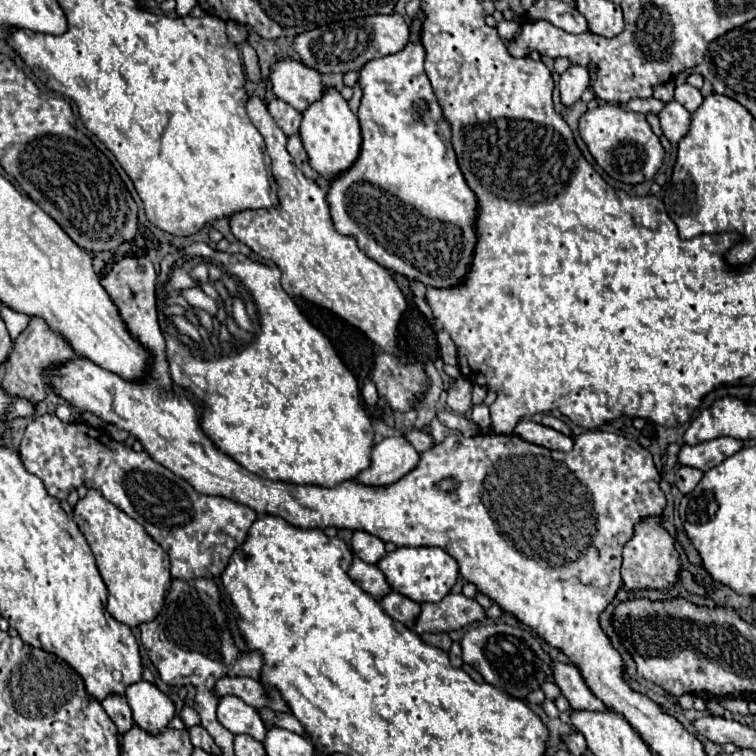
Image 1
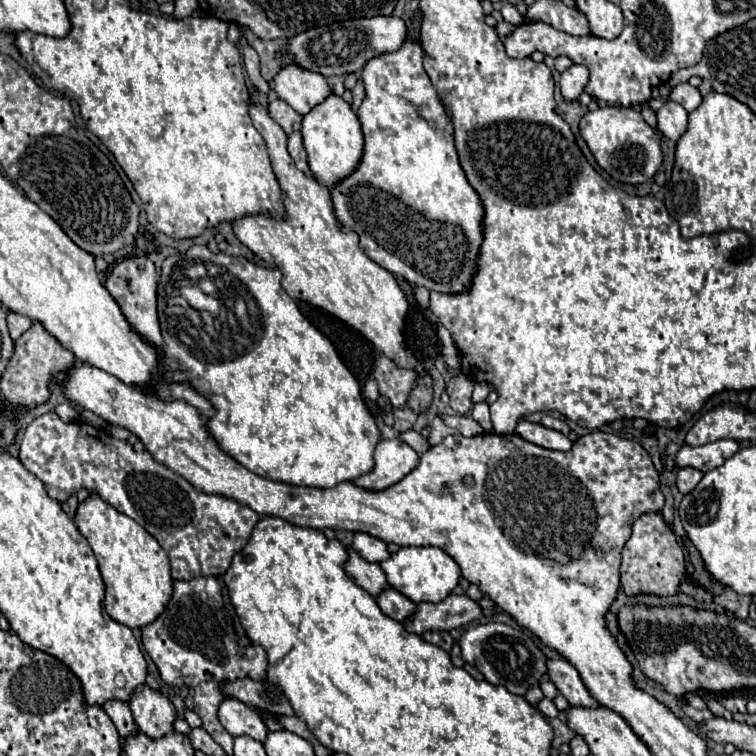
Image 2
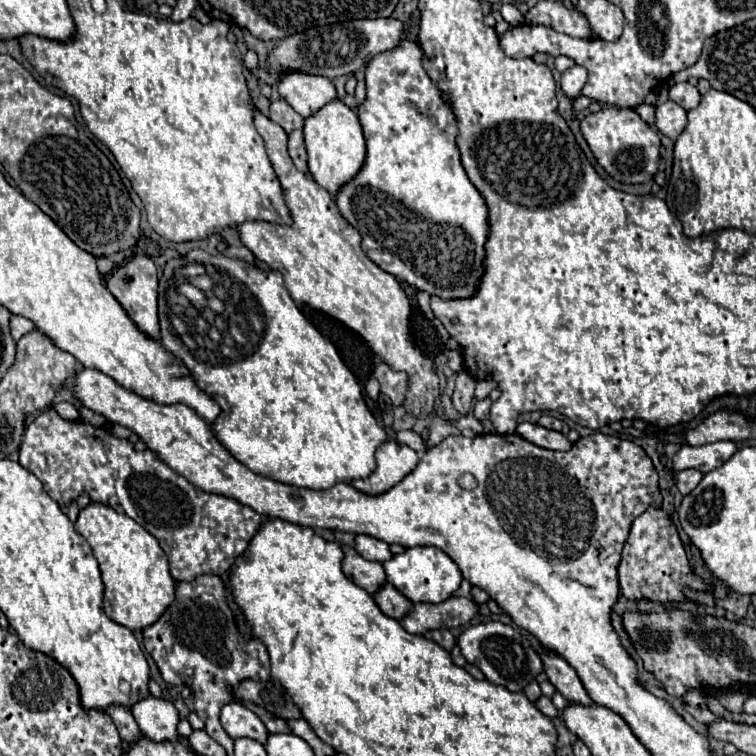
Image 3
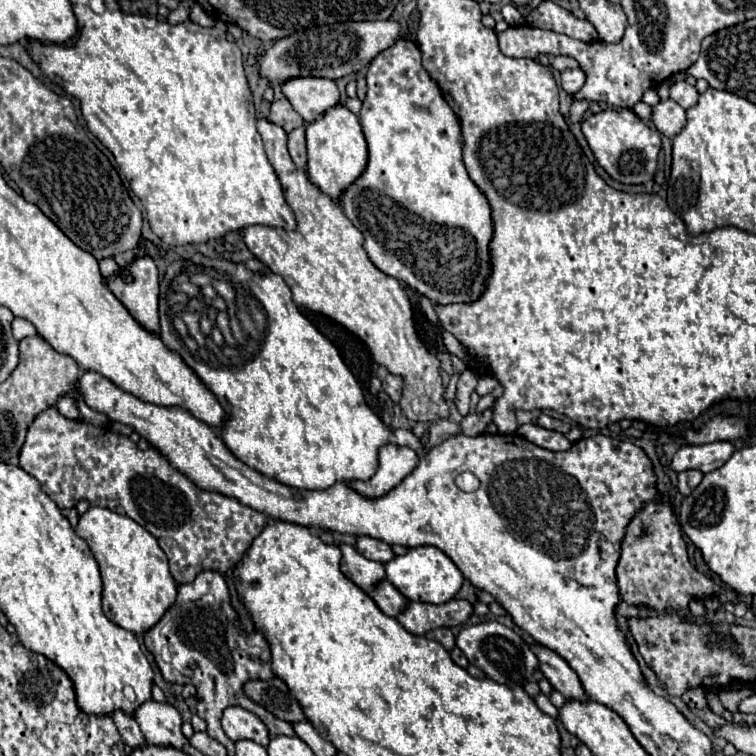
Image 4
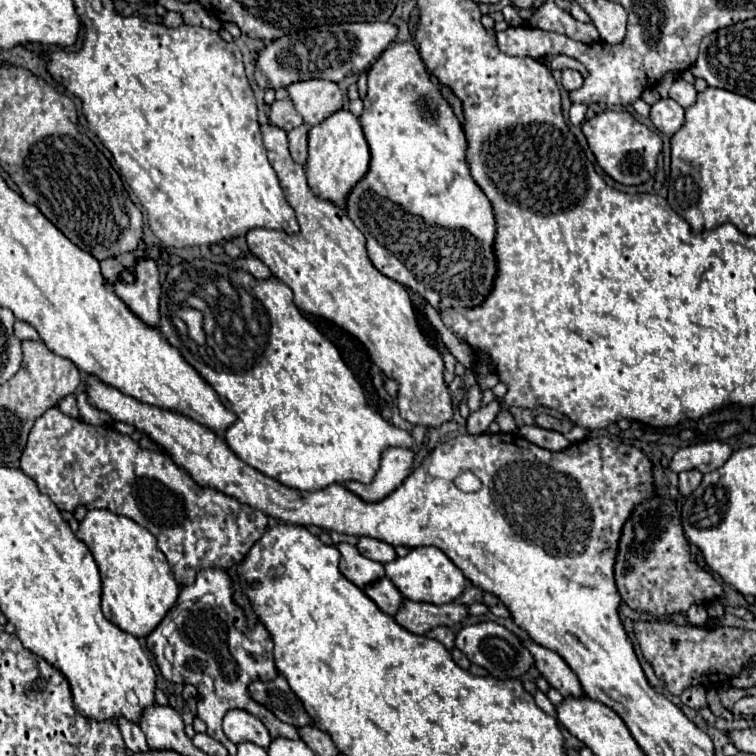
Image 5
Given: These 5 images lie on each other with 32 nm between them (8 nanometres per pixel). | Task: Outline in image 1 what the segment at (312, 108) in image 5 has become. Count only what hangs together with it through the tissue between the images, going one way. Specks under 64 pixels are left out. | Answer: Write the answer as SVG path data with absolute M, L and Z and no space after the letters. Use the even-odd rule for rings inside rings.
M280 60L274 66L270 80L274 94L298 112L304 112L310 104L318 102L326 92L320 72L304 68L298 60Z

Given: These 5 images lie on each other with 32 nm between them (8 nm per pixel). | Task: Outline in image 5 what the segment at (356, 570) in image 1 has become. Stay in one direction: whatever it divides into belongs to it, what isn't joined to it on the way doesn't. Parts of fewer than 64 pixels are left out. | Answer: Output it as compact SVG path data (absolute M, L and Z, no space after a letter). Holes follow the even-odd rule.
M340 542L336 544L336 548L340 552L340 572L358 588L366 588L368 584L384 576L384 566L380 562L362 556L356 546Z

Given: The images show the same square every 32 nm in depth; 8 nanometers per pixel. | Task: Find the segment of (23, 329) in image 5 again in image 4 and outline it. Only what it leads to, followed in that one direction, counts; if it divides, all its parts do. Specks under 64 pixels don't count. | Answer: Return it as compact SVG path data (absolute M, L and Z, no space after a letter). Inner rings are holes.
M14 318L12 322L12 332L16 336L16 340L22 340L22 338L30 338L30 336L36 336L36 328L28 322L28 320L22 320L22 318Z

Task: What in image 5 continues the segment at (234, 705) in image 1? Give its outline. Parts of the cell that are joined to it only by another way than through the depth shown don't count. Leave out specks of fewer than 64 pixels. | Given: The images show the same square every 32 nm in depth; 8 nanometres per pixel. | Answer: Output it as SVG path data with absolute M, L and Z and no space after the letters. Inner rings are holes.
M230 710L224 716L224 734L234 744L252 742L260 748L268 748L270 742L272 742L270 732L266 730L266 726L256 716L248 714L244 710Z

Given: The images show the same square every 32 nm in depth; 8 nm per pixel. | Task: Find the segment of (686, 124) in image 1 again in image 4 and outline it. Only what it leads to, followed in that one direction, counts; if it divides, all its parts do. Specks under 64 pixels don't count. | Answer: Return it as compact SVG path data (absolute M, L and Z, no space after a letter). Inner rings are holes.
M668 98L652 108L652 122L658 132L662 132L668 138L674 138L686 124L686 112L680 104Z

